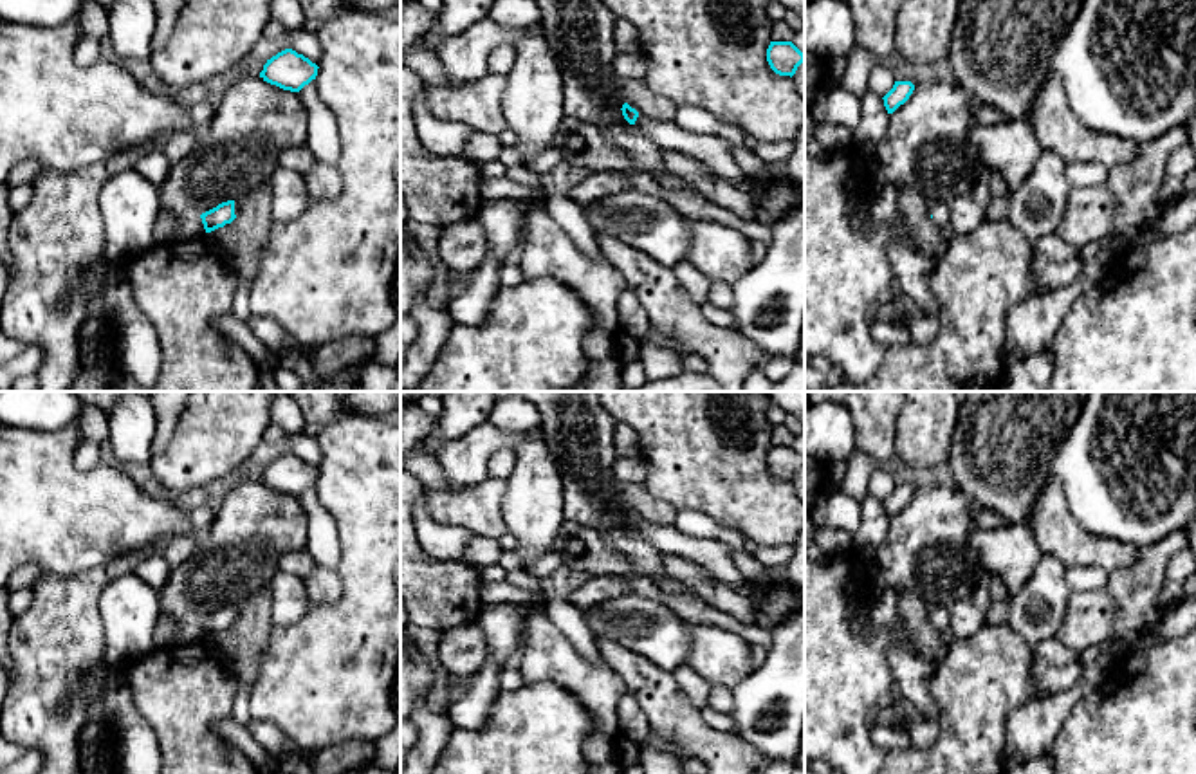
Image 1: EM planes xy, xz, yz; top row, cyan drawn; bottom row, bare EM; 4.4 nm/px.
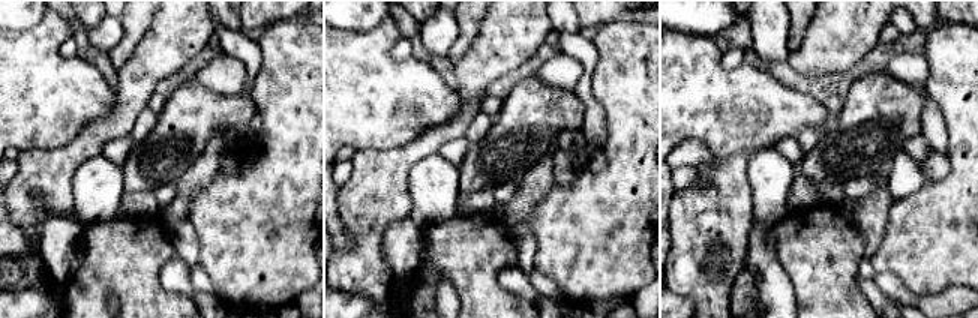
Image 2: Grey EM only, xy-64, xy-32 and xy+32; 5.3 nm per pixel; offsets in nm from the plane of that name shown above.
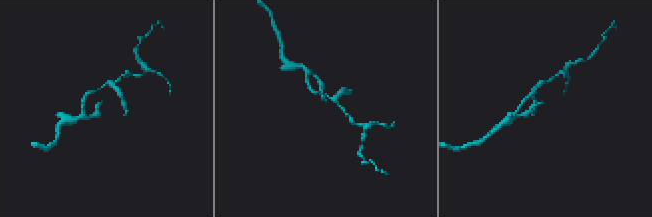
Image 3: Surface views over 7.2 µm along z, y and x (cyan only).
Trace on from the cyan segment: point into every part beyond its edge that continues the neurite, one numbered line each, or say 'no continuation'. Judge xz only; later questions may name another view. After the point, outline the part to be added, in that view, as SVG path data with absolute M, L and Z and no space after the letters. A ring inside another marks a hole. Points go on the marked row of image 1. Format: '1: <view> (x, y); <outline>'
1: xz (711, 150); M639 114L633 126L662 150L693 155L705 162L713 173L723 177L736 188L743 188L745 175L722 137L689 134L675 121L649 119L642 114Z

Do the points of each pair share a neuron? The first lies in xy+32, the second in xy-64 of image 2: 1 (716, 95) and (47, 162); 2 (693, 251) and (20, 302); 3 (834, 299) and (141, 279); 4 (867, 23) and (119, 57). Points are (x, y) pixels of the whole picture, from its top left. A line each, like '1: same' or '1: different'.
1: different
2: different
3: same
4: different

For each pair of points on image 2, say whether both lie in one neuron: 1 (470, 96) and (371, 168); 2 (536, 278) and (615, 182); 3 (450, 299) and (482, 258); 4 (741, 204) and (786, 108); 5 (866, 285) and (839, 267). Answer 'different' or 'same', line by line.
1: same
2: different
3: different
4: different
5: different

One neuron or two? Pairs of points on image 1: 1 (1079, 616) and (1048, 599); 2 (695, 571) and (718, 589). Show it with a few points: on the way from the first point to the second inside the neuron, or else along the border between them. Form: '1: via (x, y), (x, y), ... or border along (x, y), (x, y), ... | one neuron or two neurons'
1: border along (1072, 592), (1065, 619), (1054, 635) | two neurons
2: via (700, 576), (713, 589) | one neuron

